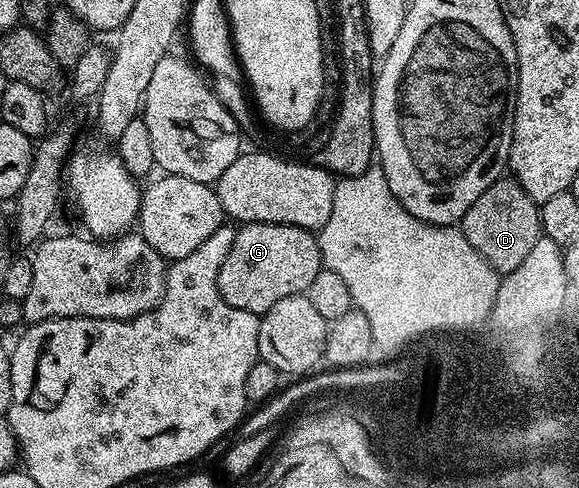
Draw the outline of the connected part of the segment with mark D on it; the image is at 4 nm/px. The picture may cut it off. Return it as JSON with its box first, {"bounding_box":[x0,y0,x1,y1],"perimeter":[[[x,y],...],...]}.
{"bounding_box":[461,179,543,275],"perimeter":[[[513,179],[494,181],[469,207],[461,222],[465,239],[493,266],[496,274],[506,275],[525,263],[525,255],[541,236],[543,228],[539,218],[539,205]]]}

